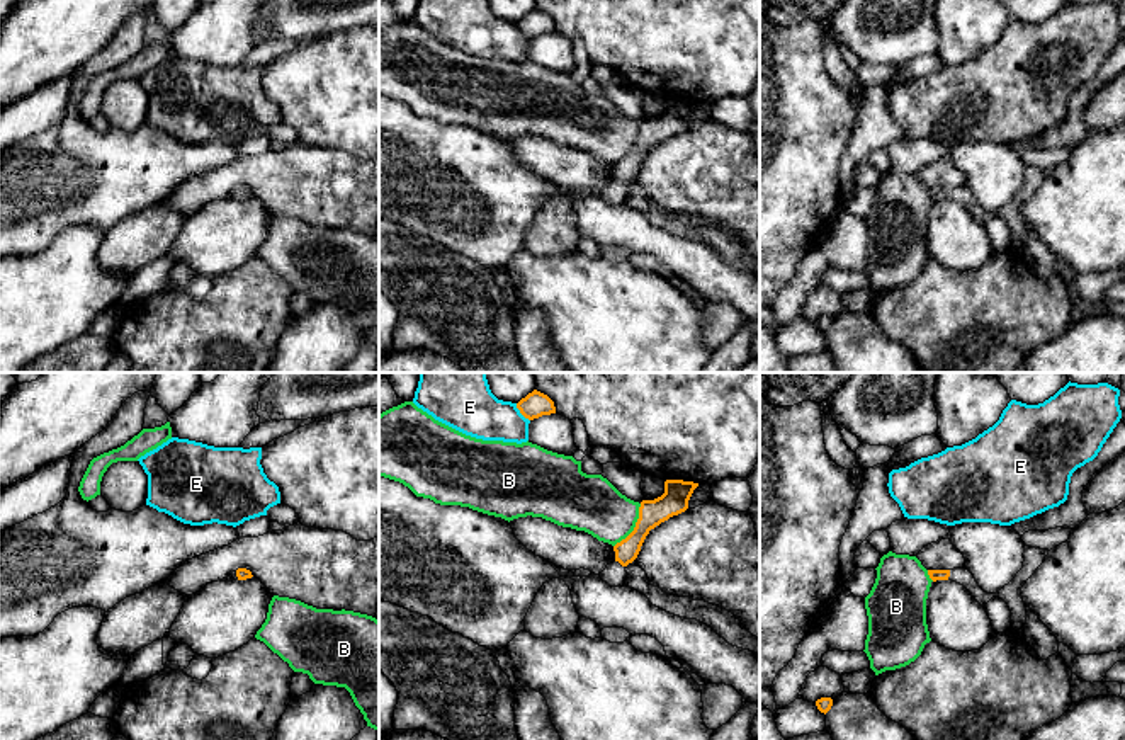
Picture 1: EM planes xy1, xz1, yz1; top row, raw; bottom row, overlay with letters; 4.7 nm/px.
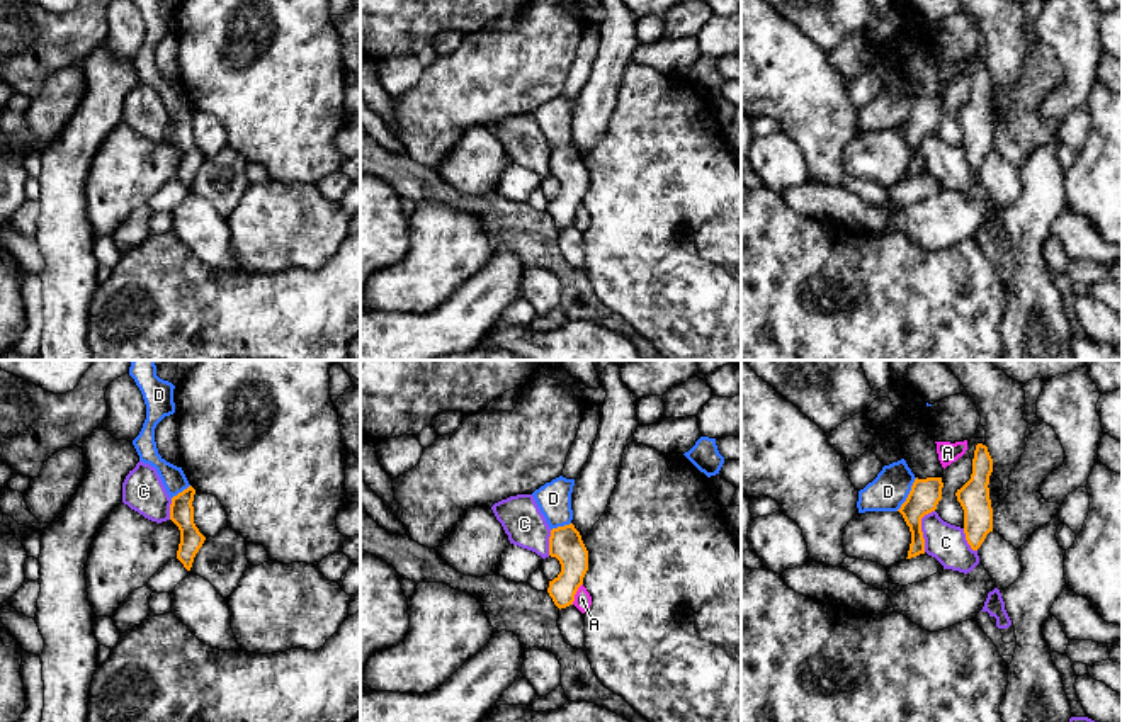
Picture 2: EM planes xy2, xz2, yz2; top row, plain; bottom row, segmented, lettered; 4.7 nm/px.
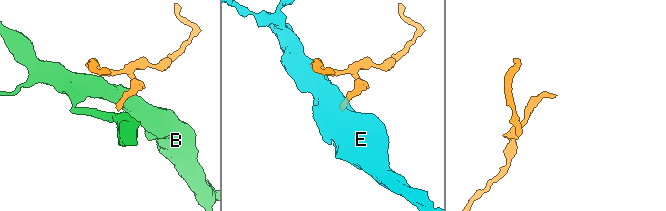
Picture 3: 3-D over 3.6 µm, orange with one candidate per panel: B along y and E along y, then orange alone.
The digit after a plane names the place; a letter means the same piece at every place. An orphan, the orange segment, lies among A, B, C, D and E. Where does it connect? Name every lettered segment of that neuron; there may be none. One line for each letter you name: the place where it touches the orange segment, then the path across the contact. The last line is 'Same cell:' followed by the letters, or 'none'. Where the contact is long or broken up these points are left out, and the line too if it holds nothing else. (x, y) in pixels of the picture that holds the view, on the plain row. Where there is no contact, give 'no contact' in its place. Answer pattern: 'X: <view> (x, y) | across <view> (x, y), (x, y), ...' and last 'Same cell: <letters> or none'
Same cell: none

